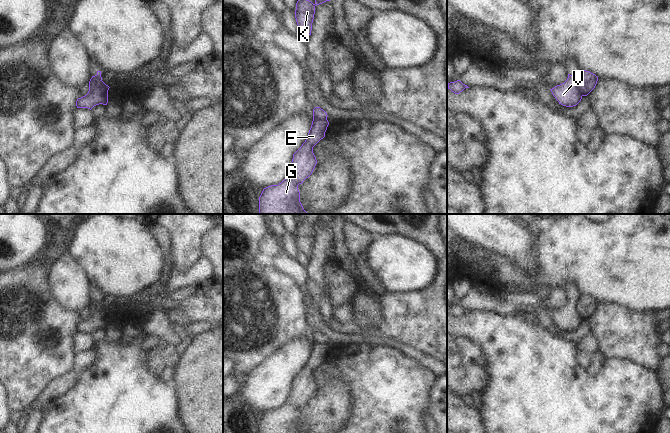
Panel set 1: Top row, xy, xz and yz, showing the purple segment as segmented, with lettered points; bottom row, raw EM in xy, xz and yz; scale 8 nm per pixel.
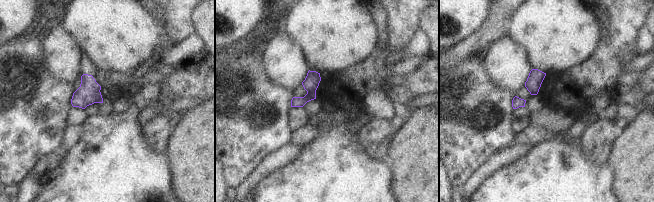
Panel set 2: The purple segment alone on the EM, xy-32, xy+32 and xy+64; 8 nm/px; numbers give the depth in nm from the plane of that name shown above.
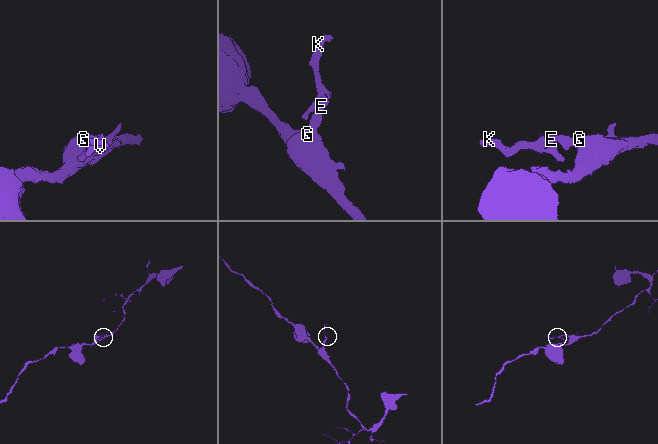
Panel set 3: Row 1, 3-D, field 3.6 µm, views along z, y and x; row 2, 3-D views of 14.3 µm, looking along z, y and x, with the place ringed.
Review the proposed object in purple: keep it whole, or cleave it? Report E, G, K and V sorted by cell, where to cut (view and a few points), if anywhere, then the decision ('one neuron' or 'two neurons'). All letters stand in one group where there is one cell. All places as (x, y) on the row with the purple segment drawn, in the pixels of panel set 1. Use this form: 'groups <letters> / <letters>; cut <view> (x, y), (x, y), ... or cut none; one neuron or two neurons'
groups E G / K V; cut xy (101, 79), (97, 86), (89, 88); two neurons

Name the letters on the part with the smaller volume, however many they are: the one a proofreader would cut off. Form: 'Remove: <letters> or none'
Remove: K, V

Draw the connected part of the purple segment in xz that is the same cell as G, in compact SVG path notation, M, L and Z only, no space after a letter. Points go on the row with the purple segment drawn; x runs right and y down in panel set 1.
M313 119L307 139L293 154L287 177L278 185L263 189L259 197L259 214L307 214L300 202L298 185L308 178L317 160L313 147L325 137L326 119Z

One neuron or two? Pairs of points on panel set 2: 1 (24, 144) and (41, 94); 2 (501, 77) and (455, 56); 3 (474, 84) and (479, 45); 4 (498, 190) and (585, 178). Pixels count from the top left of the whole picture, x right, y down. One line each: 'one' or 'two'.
1: one
2: two
3: two
4: one

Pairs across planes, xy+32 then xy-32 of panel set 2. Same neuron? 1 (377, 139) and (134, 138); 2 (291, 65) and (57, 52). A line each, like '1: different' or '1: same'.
1: different
2: same

